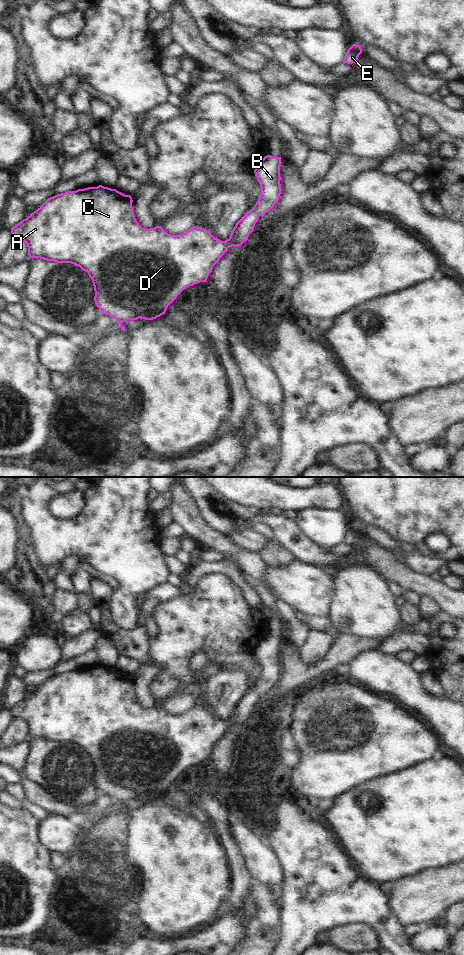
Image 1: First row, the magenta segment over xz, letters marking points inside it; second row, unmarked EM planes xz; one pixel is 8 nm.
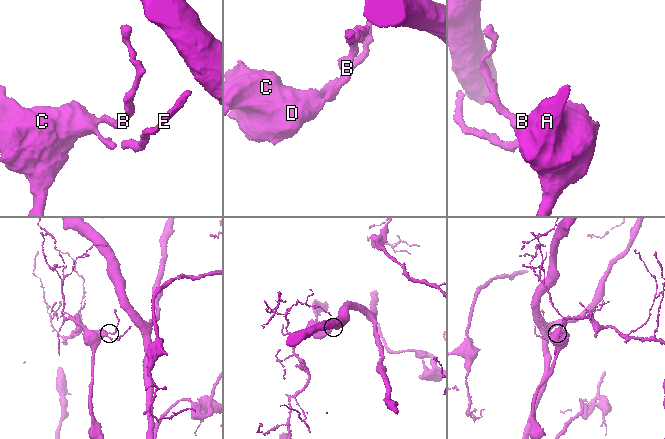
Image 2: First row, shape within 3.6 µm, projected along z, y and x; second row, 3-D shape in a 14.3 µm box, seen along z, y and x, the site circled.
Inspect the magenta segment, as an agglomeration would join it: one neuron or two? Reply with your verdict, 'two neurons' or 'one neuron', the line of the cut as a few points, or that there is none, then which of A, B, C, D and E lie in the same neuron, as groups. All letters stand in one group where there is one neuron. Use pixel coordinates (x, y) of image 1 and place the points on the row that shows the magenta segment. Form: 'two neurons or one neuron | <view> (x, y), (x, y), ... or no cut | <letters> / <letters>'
one neuron | no cut | A B C D E

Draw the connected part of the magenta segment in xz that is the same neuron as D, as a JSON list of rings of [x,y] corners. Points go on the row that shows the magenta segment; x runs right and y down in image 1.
[[[270,155],[261,159],[255,170],[261,193],[254,207],[236,223],[230,237],[221,241],[209,230],[193,226],[180,235],[166,233],[161,226],[145,229],[136,221],[132,197],[116,189],[99,185],[76,191],[67,191],[48,198],[36,211],[11,228],[13,237],[22,239],[28,247],[30,258],[40,258],[57,263],[71,263],[87,272],[92,279],[96,306],[102,312],[117,320],[121,329],[126,320],[153,320],[165,314],[168,306],[187,287],[206,282],[213,266],[234,246],[241,246],[253,232],[260,215],[270,211],[278,202],[281,194],[280,166],[281,157]]]

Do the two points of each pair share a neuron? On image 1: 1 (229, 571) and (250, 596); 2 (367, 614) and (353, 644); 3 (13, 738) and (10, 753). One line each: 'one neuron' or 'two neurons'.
1: one neuron
2: two neurons
3: two neurons

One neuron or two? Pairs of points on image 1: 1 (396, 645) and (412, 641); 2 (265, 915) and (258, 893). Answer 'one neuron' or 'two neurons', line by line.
1: one neuron
2: one neuron

